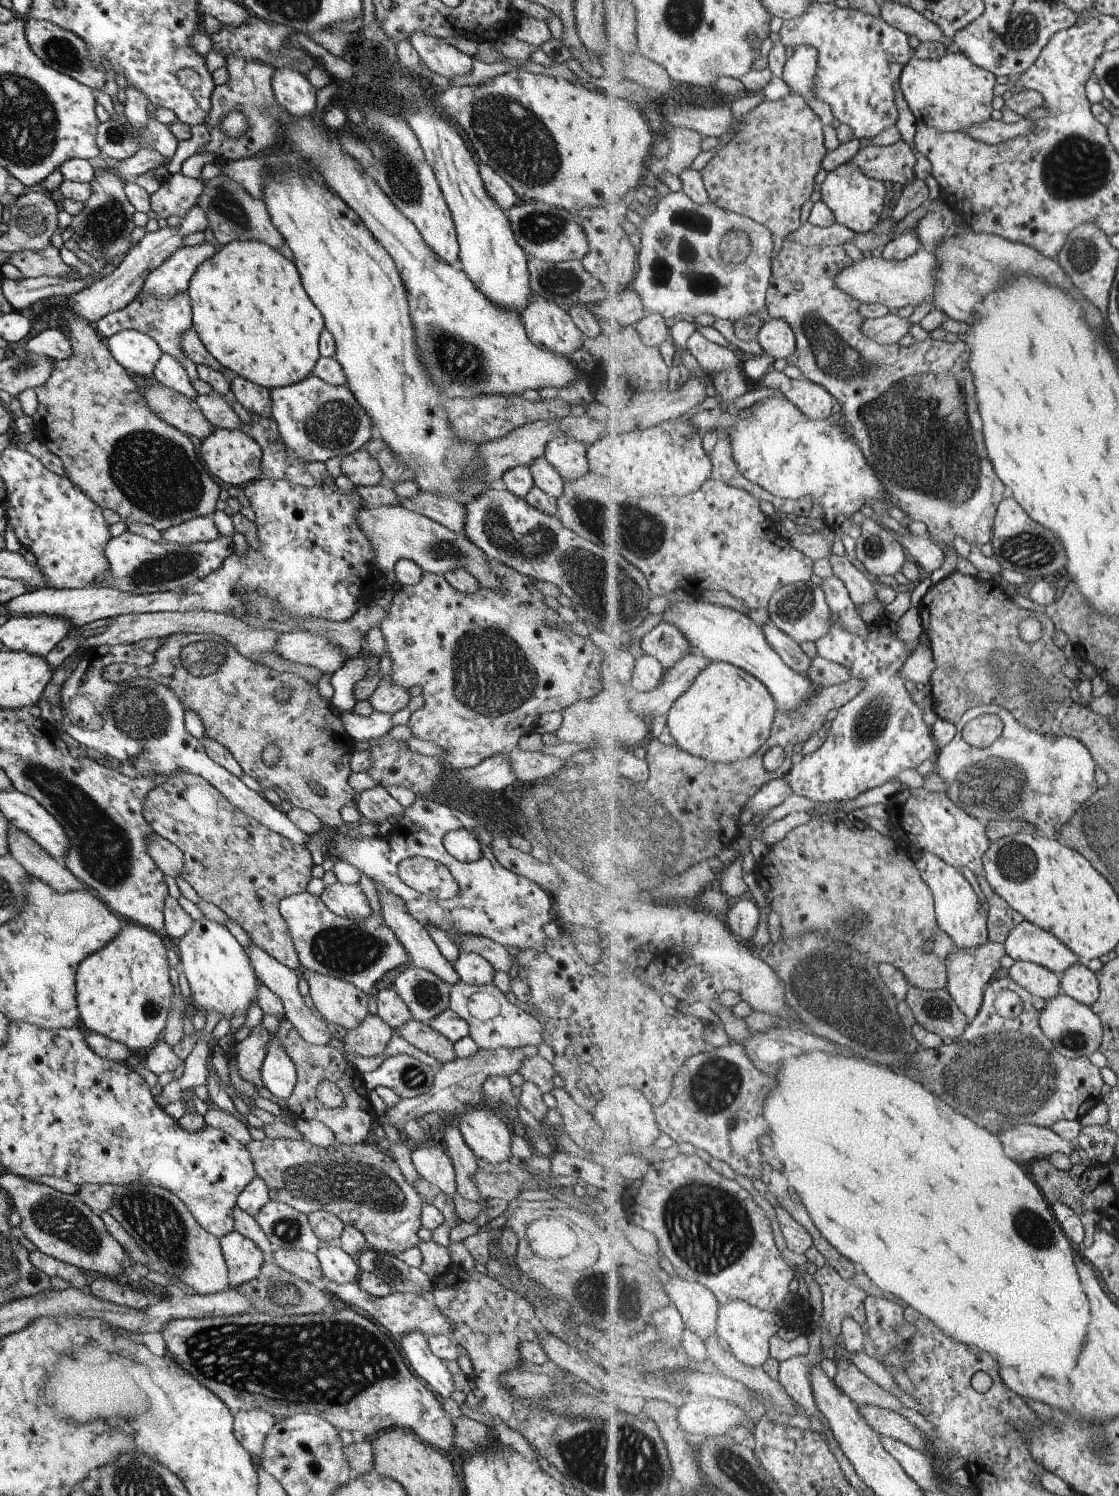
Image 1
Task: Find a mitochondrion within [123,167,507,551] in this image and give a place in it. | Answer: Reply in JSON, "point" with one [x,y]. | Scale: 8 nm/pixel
{"point":[460,365]}

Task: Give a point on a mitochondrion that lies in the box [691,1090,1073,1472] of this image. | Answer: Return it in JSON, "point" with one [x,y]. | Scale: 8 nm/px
{"point":[1030,1226]}

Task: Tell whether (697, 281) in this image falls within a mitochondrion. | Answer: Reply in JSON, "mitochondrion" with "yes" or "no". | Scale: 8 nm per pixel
{"mitochondrion":"yes"}

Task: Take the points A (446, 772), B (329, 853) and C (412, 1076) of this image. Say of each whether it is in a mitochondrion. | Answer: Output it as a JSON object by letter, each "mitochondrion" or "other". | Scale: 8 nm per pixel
{"A":"other","B":"other","C":"mitochondrion"}

